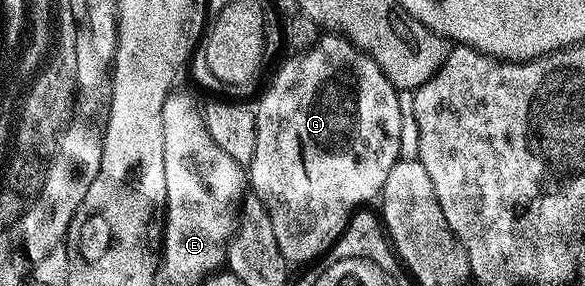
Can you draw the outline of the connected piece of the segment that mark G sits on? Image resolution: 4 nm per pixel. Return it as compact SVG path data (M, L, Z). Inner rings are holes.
M334 33L320 34L319 39L314 46L308 51L302 53L295 53L290 56L292 59L287 59L279 67L279 72L271 79L271 84L267 87L267 92L259 99L259 104L254 104L253 110L255 113L255 124L257 125L257 153L253 153L253 161L249 164L249 187L256 197L261 201L261 205L265 205L265 209L269 213L269 221L273 221L273 233L277 237L277 246L281 249L281 253L287 259L288 264L295 265L295 263L307 263L310 259L326 256L327 250L332 247L339 239L339 234L345 229L345 225L351 220L352 215L356 210L362 208L370 199L378 200L383 194L383 186L389 177L389 169L393 169L393 165L398 163L401 156L399 150L401 149L401 105L399 104L399 91L389 81L389 77L385 77L385 73L381 73L381 69L377 65L377 61L373 57L369 57L365 52L354 47L348 39L344 39L342 35Z

